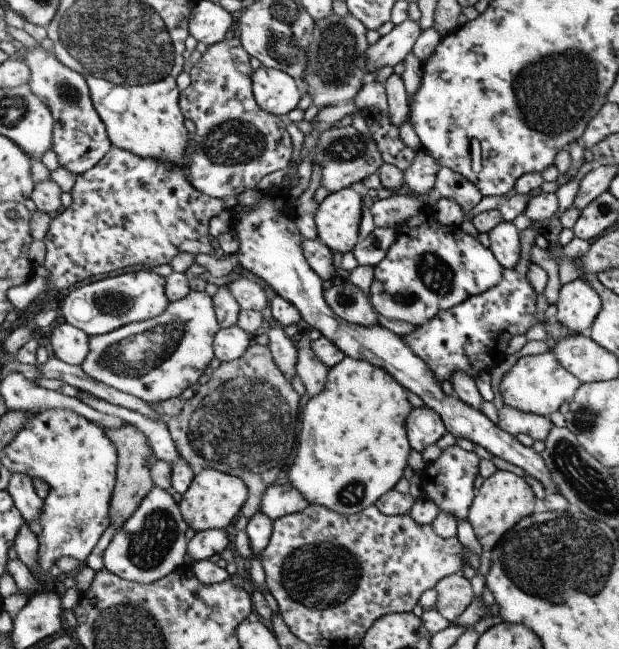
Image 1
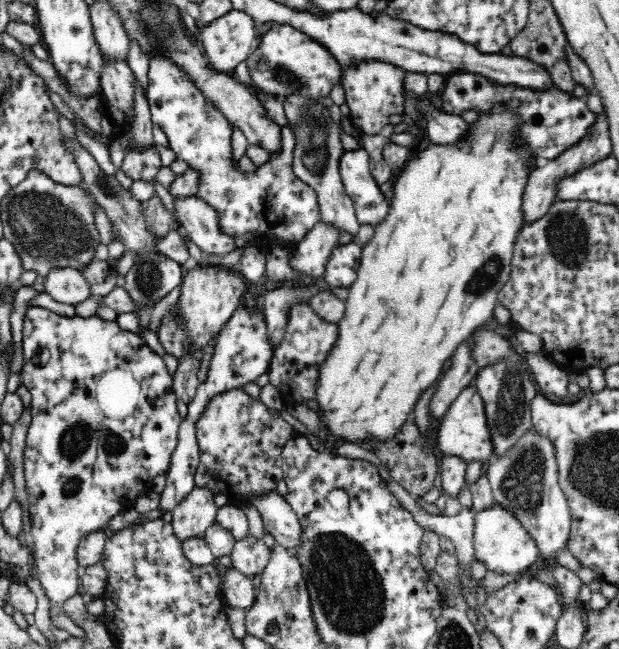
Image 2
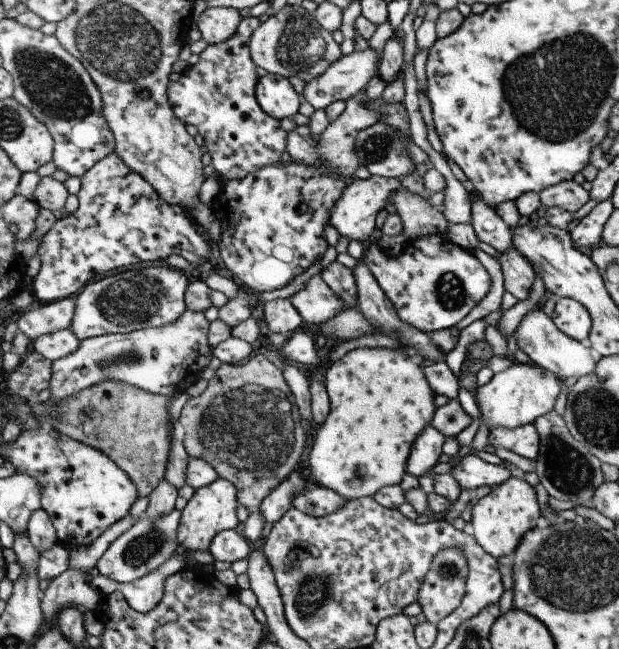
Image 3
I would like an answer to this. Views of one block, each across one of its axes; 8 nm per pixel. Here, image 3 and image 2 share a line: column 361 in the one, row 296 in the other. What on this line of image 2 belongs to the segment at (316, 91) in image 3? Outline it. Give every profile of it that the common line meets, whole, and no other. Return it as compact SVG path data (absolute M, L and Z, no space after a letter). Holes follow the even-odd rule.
M53 268L43 280L45 292L54 301L72 305L90 298L91 288L82 271L74 268Z

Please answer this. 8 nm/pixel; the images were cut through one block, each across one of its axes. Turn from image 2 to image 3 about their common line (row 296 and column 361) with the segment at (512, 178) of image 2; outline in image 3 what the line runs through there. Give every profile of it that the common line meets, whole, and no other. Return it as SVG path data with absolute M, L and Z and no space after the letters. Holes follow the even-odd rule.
M369 348L353 349L327 368L325 385L330 394L332 411L324 424L317 428L309 466L313 478L322 487L353 501L373 497L381 488L401 485L408 469L416 440L429 428L436 416L437 393L427 380L425 363L406 349Z

